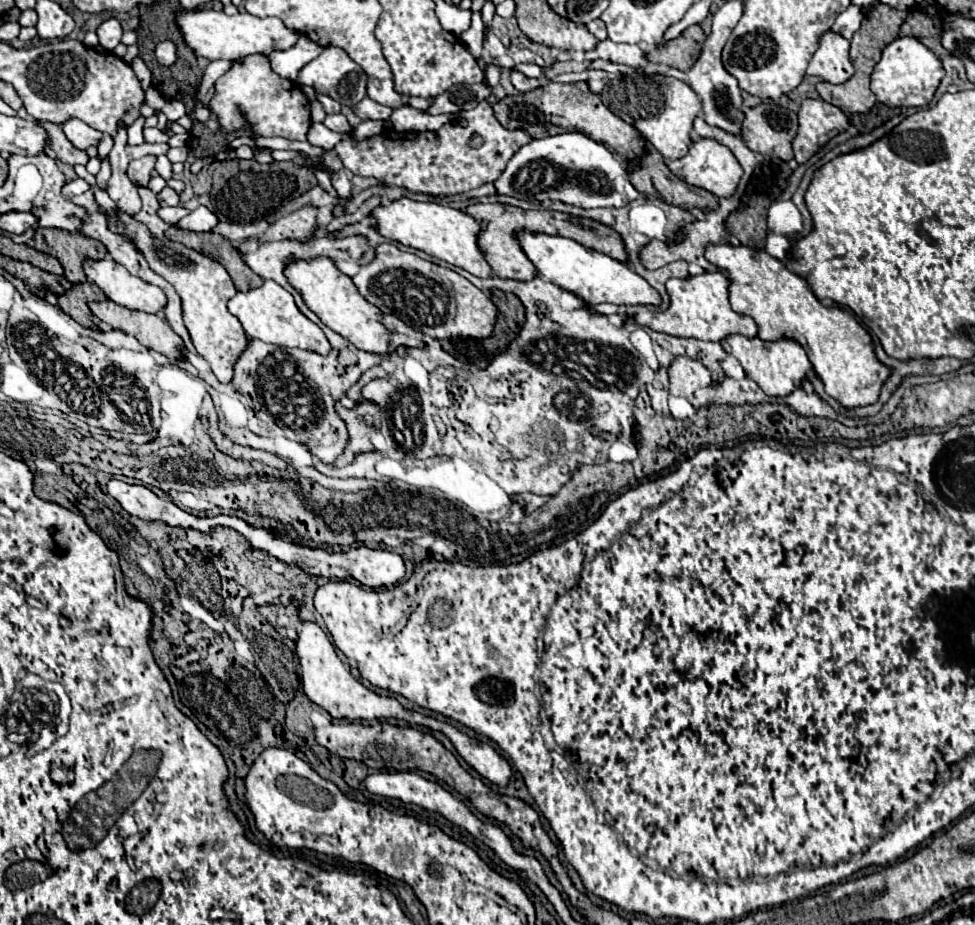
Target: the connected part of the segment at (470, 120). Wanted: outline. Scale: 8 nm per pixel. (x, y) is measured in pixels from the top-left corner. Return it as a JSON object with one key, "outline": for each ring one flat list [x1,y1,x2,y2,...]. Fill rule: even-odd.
{"outline":[[487,101,459,115,467,119,467,127,449,123,439,131,425,133,399,133,395,129,385,129,365,141,343,139,335,145,335,153,347,171,361,177,373,177,383,185,403,187,407,191,419,191,433,197,461,195,481,187,483,183,493,183,503,173,511,155,527,145,531,137,525,131,507,131,501,127],[473,135,483,139,483,145,477,149,469,145]]}

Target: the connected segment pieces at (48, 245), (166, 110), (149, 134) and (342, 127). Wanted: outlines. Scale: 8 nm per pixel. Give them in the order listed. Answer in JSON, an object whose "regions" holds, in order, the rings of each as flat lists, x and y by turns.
{"regions":[[[37,229,35,231,35,245,39,251,57,257,65,269,65,277,69,283,85,283,87,277,83,273,85,259,105,259,107,249,103,243,87,239,85,235,77,233,71,235,59,229]],[[172,99,167,101,161,110,171,122,176,122,179,118,186,115,186,108,183,102]],[[144,128,143,130,145,143,165,143,169,141,167,134,161,133,158,128]],[[327,115,327,119,325,119,325,123,323,123,327,129,331,129,331,131,351,131,351,125,347,123,347,119,345,119,345,115]]]}

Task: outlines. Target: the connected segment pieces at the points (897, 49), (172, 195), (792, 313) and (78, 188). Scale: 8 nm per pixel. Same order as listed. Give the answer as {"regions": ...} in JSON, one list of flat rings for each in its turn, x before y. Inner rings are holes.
{"regions":[[[897,37,883,49,881,61,871,75,871,91,879,103,893,107,925,107,933,99,945,71,941,61,915,37]],[[165,187,165,189,157,195,157,199,159,199,159,205,161,205,161,207,177,207,177,205,179,205,179,195,177,195,171,187]],[[711,245,705,251,705,259,727,273,731,281,731,307,757,323,759,339,797,341,807,351,827,395,837,399,845,409,877,403,881,387,893,373,893,367,877,359,871,335,851,313,823,307,805,279,791,273,779,259,769,257,765,251,743,245]],[[75,179,75,181,69,181,65,187,63,187,63,191,65,191,65,195,81,195,81,193,85,193,85,191,89,191,91,187,83,181,83,179]]]}

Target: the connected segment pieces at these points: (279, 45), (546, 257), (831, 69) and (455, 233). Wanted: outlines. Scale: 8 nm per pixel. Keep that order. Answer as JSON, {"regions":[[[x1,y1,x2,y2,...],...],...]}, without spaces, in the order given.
{"regions":[[[203,9,203,11,191,11,181,13,177,17,177,25,183,33,183,39,187,45,201,57,207,57,211,61,215,59,231,59,237,61,247,55,265,55,269,57,273,51,285,51,293,47,299,39,297,31,291,31,283,25,281,19,275,17,255,17,249,13,237,13,237,15,225,15,223,11]],[[517,233,517,239,525,251,525,255,533,261,537,271,551,281,553,285,561,287,563,291,573,293,587,305,595,303,613,303,613,305,661,305,661,295,635,271,627,265,611,259,609,255,597,253,579,245,573,239,553,237,545,233]],[[827,31,821,37,819,49,809,61,807,75,815,75,827,83,839,85,839,83,845,83,853,73,855,73,855,67,849,59,849,41,843,39,841,35]],[[407,197,393,201,389,207,377,207,373,211,373,215,377,217,377,229,383,237,399,241,407,247,425,251,431,257,443,259,449,265,461,267,477,277,491,277,493,271,489,267,489,263,485,261,485,255,479,247,479,223,457,209,451,207,443,207,439,203,419,203,419,201,411,201]]]}

